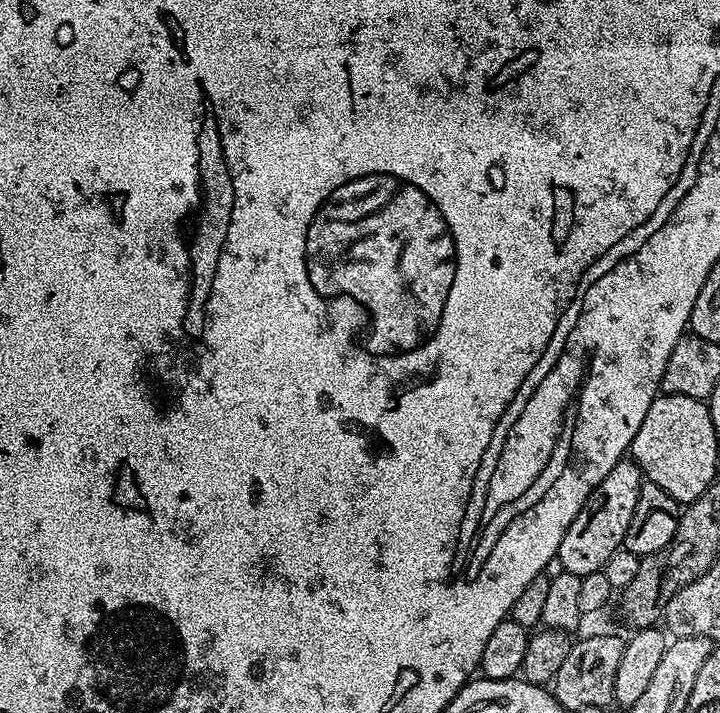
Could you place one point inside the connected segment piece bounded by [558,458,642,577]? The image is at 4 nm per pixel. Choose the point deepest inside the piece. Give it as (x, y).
(599, 531)

